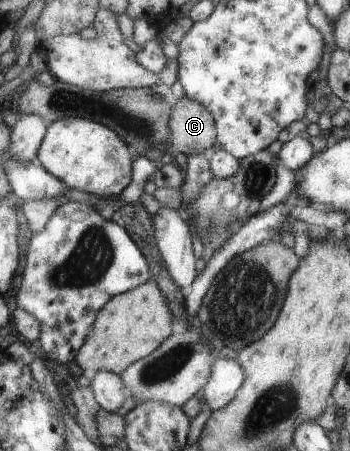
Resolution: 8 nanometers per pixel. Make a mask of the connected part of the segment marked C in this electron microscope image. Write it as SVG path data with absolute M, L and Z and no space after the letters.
M186 93L180 100L173 102L169 125L171 128L171 145L168 152L172 155L182 152L186 156L190 156L215 149L217 141L215 116L205 104L190 98Z

